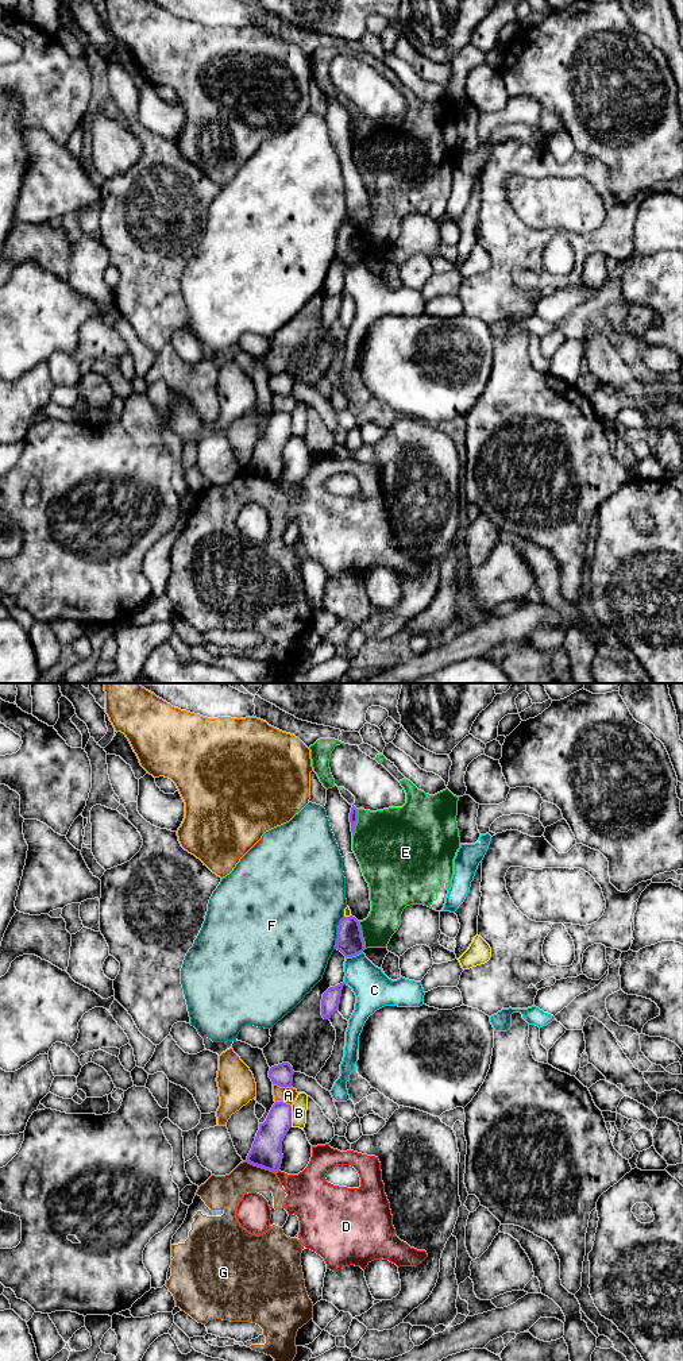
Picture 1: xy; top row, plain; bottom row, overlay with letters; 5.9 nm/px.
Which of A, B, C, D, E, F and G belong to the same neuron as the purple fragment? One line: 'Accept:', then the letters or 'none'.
Accept: none

